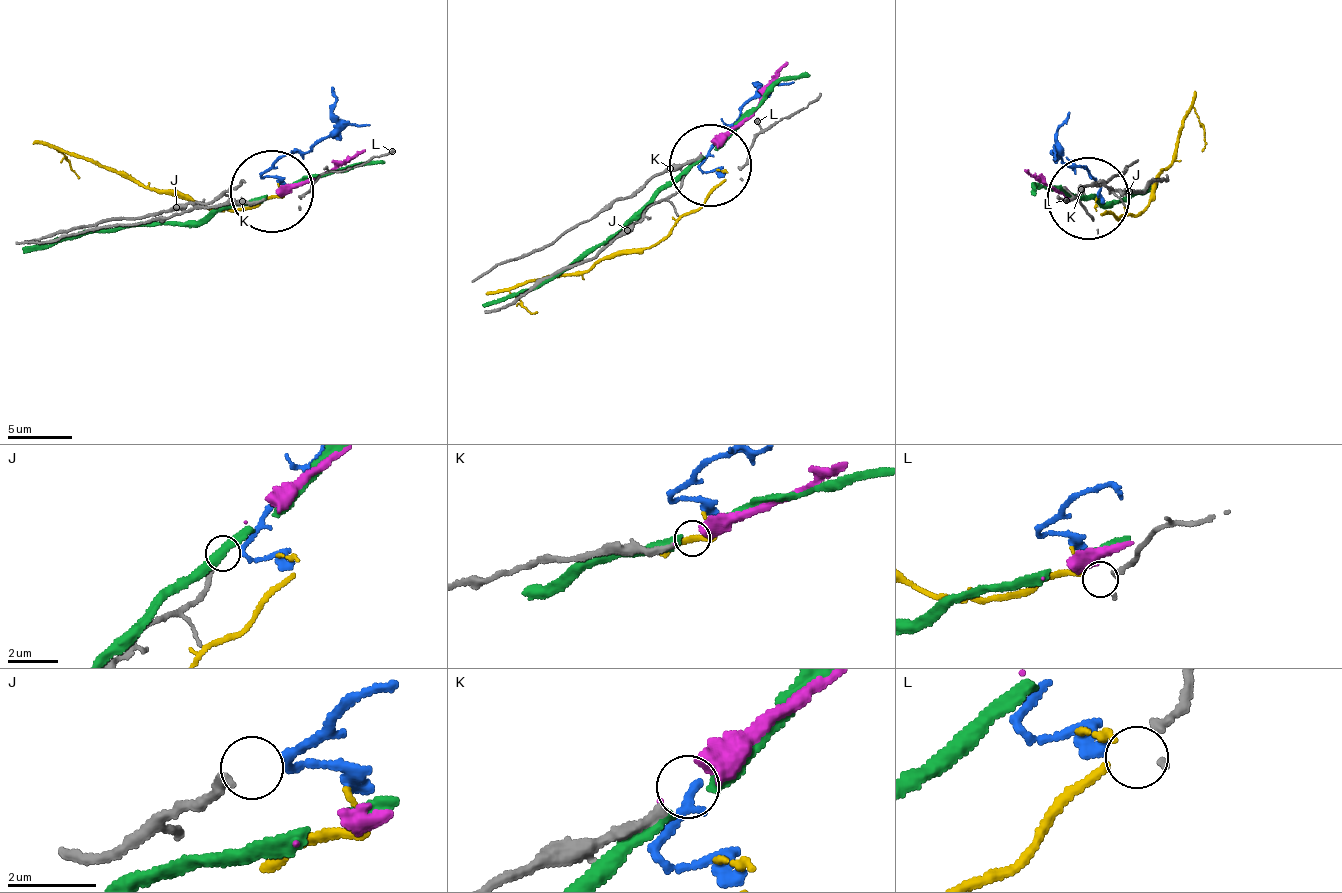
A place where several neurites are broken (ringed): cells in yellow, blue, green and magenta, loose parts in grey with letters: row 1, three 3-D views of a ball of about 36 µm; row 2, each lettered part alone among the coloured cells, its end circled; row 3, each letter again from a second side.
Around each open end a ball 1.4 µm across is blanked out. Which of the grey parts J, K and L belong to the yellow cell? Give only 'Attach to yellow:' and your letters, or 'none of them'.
Attach to yellow: L

